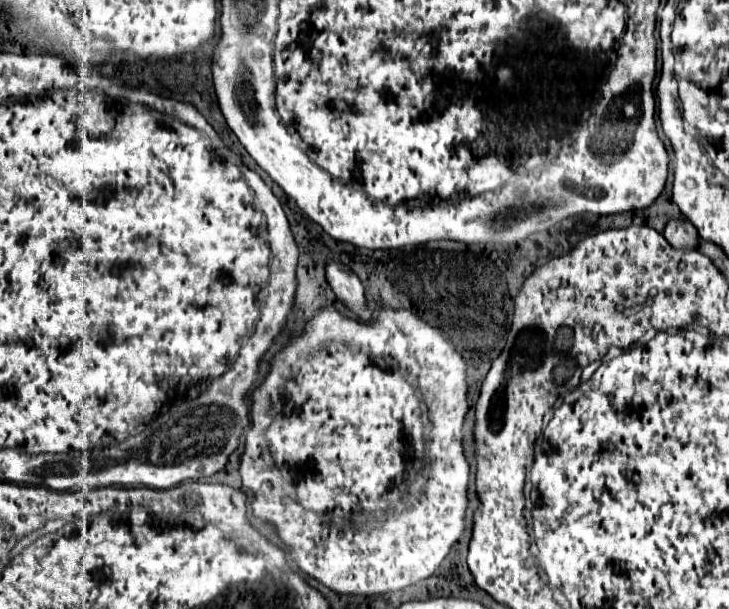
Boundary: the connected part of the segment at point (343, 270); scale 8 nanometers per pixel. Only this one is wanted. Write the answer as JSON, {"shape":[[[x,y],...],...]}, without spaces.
{"shape":[[[330,262],[326,268],[326,278],[328,278],[328,284],[332,286],[334,294],[338,296],[338,300],[346,308],[350,308],[358,316],[358,320],[362,320],[362,322],[372,320],[372,310],[364,296],[364,286],[362,286],[360,278],[348,266]]]}

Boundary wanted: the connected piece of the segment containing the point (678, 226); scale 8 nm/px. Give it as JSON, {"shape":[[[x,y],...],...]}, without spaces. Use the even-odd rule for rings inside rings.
{"shape":[[[670,220],[666,224],[664,238],[676,248],[690,248],[690,250],[696,250],[698,240],[700,240],[696,228],[688,220],[684,220],[684,222],[682,220]]]}

